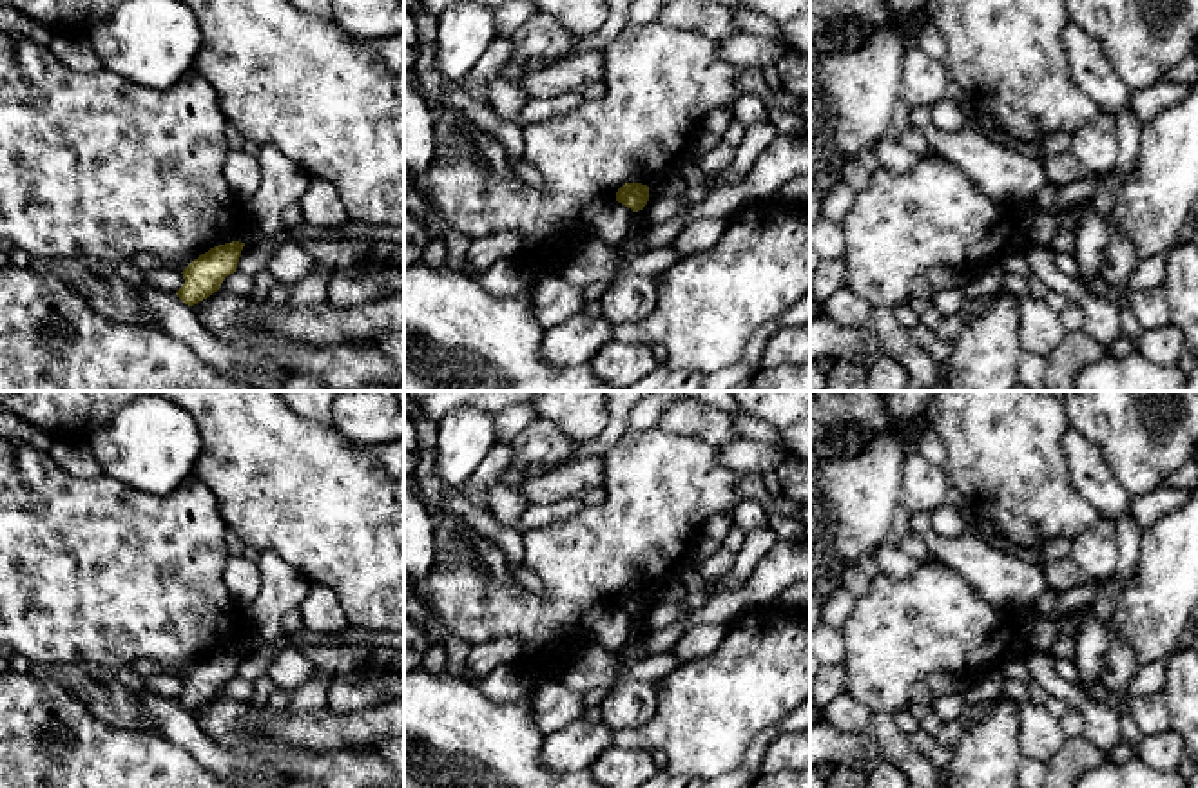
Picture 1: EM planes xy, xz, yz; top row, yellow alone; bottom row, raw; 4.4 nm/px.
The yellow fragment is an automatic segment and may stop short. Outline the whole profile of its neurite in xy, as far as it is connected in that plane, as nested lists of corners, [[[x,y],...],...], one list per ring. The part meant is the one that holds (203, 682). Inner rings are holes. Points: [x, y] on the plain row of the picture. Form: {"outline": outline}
{"outline": [[[232,647],[201,659],[181,677],[185,688],[176,701],[188,712],[210,703],[236,677],[243,652],[245,649]]]}

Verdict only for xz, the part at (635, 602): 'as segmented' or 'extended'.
as segmented

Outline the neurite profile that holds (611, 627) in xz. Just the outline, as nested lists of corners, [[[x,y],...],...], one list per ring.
[[[593,605],[582,616],[593,643],[620,652],[634,638],[634,618],[618,607]]]

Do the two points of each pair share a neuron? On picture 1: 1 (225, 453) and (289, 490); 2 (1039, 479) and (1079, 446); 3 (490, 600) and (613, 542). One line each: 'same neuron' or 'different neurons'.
1: same neuron
2: different neurons
3: same neuron

